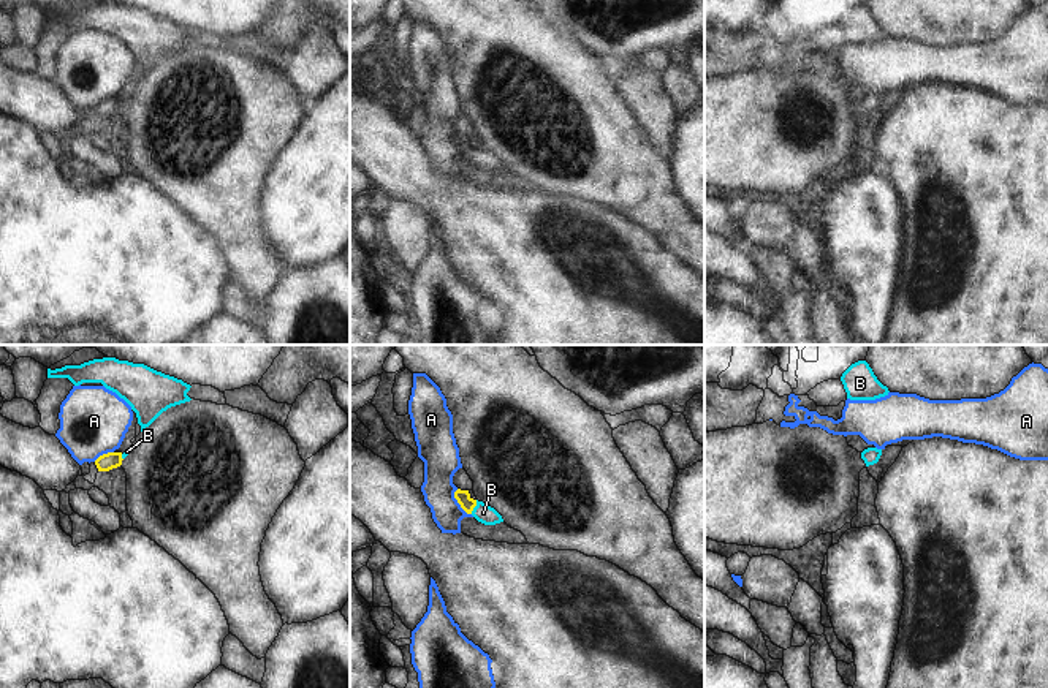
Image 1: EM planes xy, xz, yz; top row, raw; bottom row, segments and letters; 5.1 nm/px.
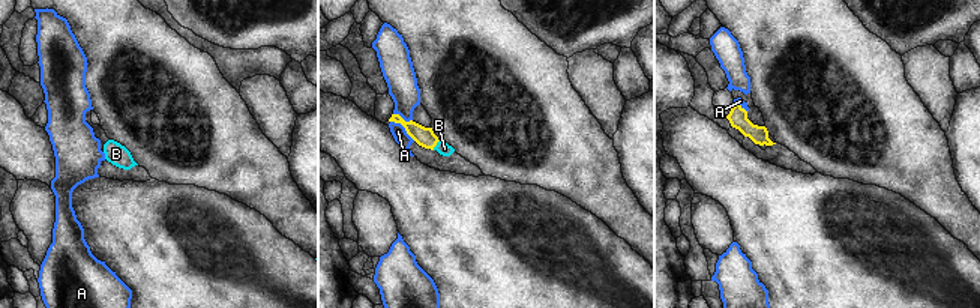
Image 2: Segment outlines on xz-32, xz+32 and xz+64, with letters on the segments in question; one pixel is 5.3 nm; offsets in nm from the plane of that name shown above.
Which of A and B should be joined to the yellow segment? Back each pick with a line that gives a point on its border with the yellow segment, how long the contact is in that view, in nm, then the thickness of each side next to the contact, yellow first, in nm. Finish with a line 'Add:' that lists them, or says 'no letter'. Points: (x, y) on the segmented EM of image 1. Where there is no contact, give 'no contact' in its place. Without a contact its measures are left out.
B: contact xz (475, 505); length 80 nm; calibres 70 and 90 nm
Add: B

